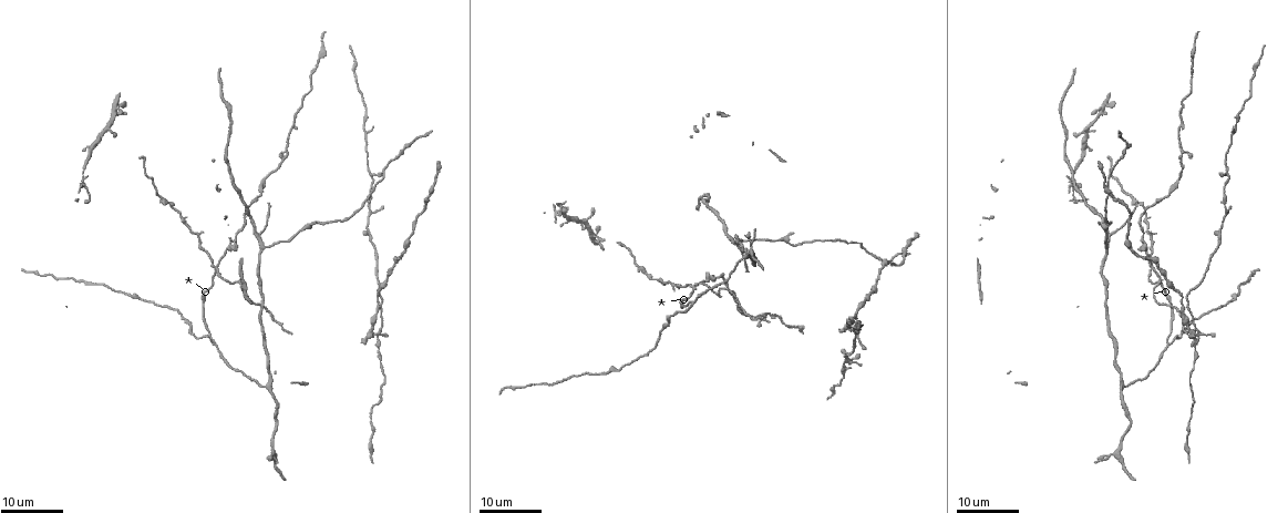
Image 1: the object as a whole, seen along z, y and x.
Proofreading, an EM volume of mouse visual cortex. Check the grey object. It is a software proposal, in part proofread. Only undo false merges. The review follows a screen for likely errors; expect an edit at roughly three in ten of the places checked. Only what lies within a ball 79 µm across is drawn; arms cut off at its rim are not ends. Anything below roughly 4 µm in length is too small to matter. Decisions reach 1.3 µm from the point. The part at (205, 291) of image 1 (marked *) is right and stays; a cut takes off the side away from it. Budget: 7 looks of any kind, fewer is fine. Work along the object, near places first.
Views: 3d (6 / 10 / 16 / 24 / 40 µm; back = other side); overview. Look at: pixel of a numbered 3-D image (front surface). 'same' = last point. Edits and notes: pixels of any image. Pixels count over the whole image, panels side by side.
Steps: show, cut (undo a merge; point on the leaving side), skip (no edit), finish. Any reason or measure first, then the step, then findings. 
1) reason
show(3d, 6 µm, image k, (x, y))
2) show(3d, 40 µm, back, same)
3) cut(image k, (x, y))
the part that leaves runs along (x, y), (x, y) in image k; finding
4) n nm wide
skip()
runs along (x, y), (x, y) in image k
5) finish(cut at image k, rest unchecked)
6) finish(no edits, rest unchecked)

arms run side by side
show(3d, 24 µm, image 1, (376, 335))

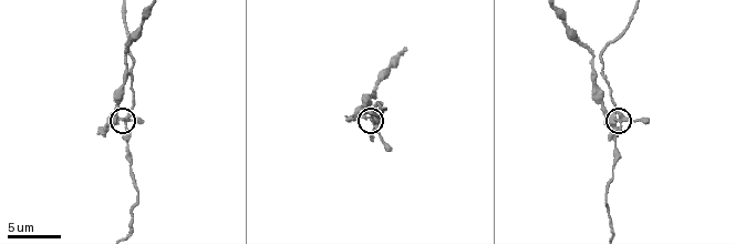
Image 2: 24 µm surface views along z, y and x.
show(3d, 6 µm, image 2, (124, 122))

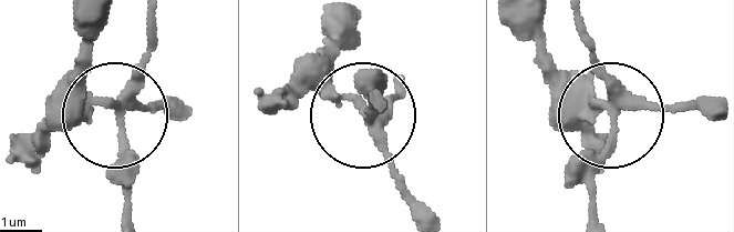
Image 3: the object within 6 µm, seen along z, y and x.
5 arms
cut(image 3, (555, 81))
two neurons meet here

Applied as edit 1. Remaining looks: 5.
see it whole again
show(overview)

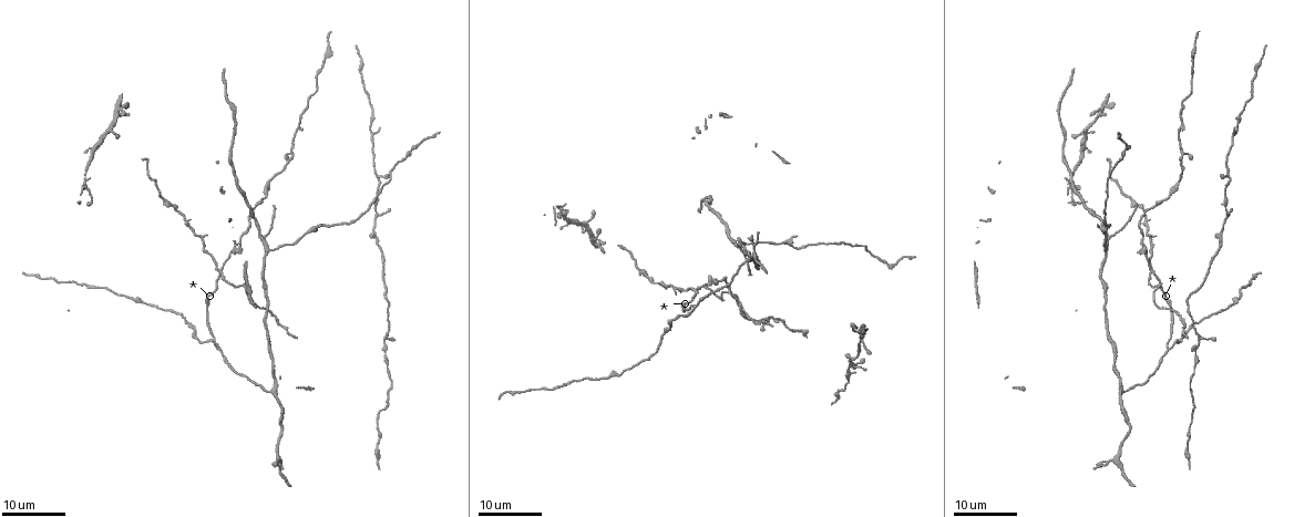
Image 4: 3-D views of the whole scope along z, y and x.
two arms in line, one across
show(3d, 16 µm, image 4, (272, 250))

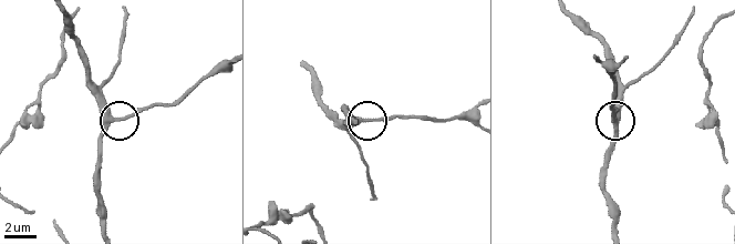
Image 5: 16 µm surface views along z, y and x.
show(3d, 6 µm, image 5, (363, 119))

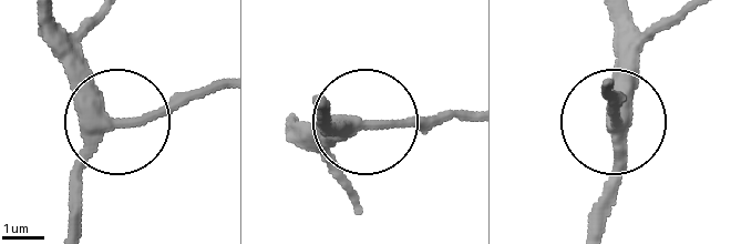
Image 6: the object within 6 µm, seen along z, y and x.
3 arms
skip()
runs along (78, 227), (84, 164), (110, 132), (215, 93) in image 6; one neuron here

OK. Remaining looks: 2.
looks like a crossing
show(3d, 16 µm, image 4, (1153, 268))

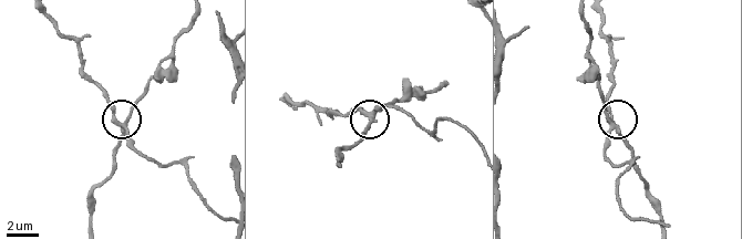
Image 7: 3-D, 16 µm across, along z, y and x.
closer look
show(3d, 10 µm, image 7, (367, 113))

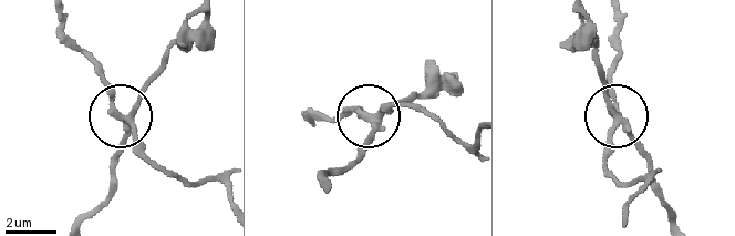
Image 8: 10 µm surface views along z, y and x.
260 nm wide
cut(image 8, (107, 88))
the part that leaves runs along (616, 115), (609, 80), (616, 16) in image 8; two neurons meet here

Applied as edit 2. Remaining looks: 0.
finish(cut at image 3, cut at image 8, rest unchecked)

